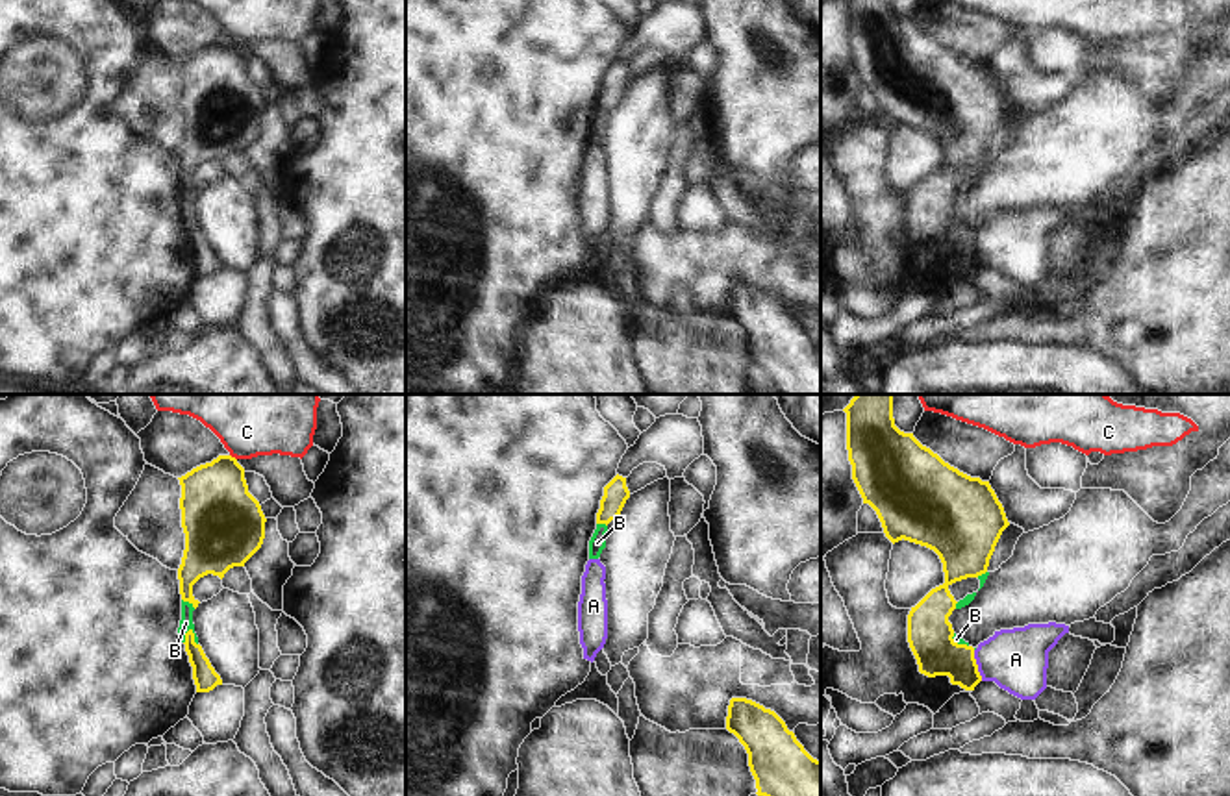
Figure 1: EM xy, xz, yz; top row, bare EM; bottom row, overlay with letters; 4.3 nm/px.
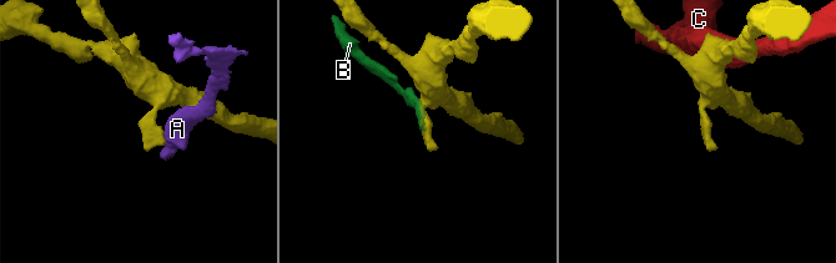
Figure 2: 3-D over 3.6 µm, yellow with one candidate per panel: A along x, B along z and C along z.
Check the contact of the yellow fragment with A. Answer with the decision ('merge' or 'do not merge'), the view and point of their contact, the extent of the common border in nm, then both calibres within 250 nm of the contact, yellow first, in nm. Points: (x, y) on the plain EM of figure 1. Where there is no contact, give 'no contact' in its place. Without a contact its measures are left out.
do not merge | yz (977, 250) | 140 nm | 190/280 nm

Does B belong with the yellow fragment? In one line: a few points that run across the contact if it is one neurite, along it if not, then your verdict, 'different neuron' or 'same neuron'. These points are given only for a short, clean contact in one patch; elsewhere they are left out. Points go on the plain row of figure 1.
line xy (189, 213), (197, 230); different neuron

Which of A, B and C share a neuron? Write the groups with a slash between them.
A / B / C

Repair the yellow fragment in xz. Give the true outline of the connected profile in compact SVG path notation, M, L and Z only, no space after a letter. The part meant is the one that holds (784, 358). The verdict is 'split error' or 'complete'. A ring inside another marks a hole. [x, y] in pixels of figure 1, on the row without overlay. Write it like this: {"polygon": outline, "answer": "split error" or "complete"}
{"polygon": "M732 283L726 315L748 339L758 381L772 385L778 394L821 394L821 346L804 335L774 296Z", "answer": "complete"}

